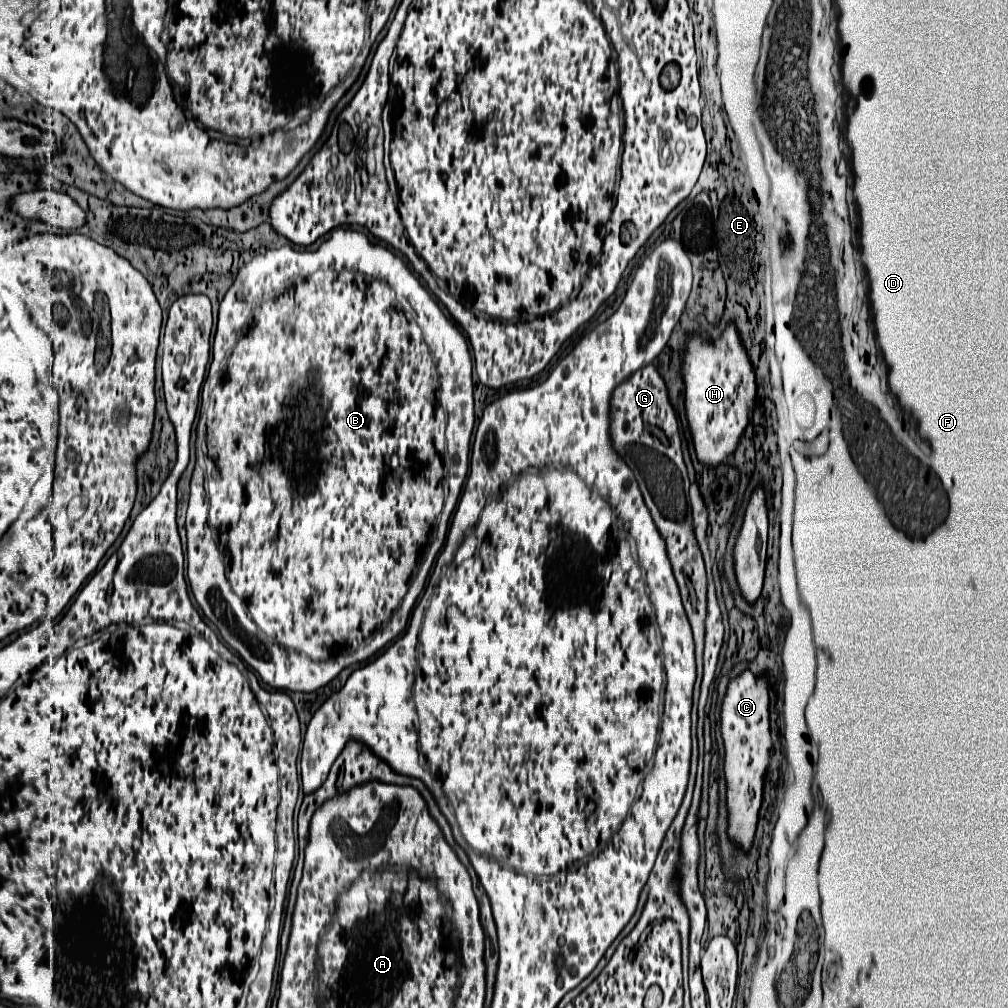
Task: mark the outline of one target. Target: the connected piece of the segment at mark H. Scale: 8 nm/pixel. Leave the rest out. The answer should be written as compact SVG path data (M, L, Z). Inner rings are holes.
M730 323L716 343L704 343L700 337L692 337L686 345L682 375L686 383L686 415L698 459L706 465L718 465L736 449L756 395L754 369L740 343L736 327Z

